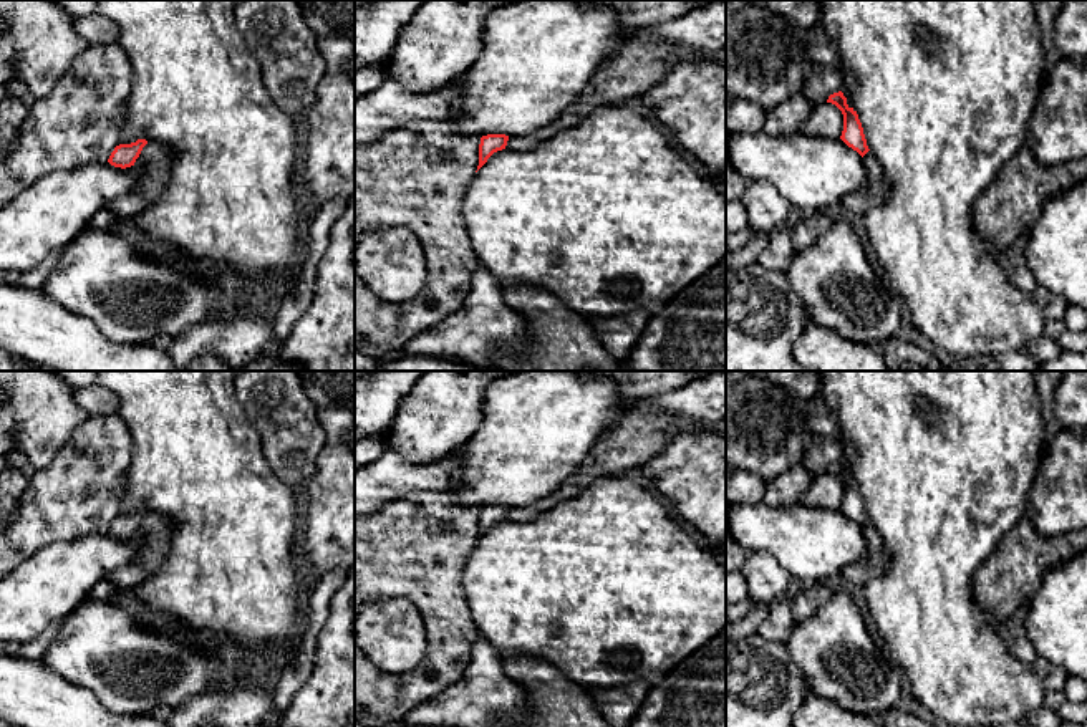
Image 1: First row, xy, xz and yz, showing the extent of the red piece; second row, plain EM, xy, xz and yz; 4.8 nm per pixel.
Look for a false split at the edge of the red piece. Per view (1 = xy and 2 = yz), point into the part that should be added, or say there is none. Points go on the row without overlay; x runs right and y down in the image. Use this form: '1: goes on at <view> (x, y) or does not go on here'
1: does not go on here
2: does not go on here

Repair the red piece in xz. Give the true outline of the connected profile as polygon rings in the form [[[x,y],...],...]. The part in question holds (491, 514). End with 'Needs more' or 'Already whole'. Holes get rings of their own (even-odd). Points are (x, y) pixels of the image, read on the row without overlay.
[[[487,505],[481,508],[479,515],[479,537],[477,542],[487,533],[487,530],[497,523],[505,520],[509,507],[505,505]]]. Already whole

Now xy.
[[[138,510],[136,513],[131,515],[119,515],[111,523],[108,533],[121,540],[131,538],[134,537],[136,530],[139,528],[146,515],[147,515],[146,510]]]. Already whole

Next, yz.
[[[842,462],[830,465],[827,474],[835,475],[843,485],[843,502],[840,510],[863,528],[870,520],[857,482],[847,475],[847,469]]]. Already whole

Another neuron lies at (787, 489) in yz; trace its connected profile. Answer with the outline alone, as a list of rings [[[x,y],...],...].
[[[795,465],[764,484],[764,503],[769,507],[785,508],[799,503],[812,475],[804,465]]]

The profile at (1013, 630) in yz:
[[[1022,604],[1009,619],[1001,626],[1001,636],[1009,654],[1024,664],[1034,666],[1037,654],[1032,643],[1026,634],[1027,604]]]

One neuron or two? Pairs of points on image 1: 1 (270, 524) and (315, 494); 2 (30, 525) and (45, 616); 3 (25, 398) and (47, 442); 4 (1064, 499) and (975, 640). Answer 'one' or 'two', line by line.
1: two
2: two
3: one
4: two

